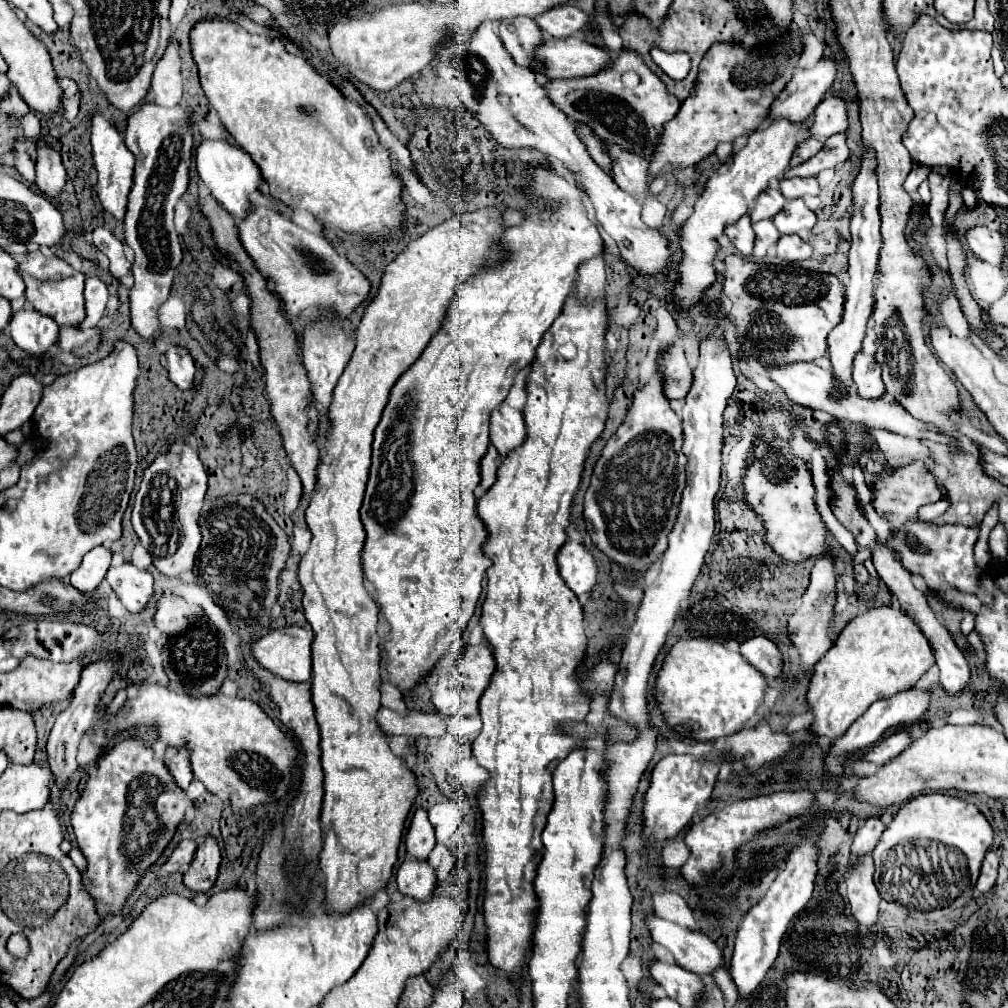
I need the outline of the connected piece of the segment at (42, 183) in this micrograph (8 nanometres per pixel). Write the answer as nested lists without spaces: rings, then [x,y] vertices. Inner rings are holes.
[[[50,140],[38,142],[38,160],[36,160],[36,186],[40,192],[56,200],[66,184],[66,170],[62,166],[60,154],[56,150],[50,150]]]

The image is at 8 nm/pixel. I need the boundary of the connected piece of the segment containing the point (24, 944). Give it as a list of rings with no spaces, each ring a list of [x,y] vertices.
[[[20,932],[8,939],[7,949],[15,958],[24,959],[29,953],[29,943],[22,932]]]

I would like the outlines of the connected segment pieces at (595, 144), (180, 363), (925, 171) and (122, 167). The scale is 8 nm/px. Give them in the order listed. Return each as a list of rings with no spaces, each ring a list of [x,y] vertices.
[[[576,124],[578,128],[580,128],[580,134],[582,134],[582,140],[584,140],[584,144],[586,144],[586,148],[588,148],[588,152],[590,152],[590,156],[598,162],[598,166],[602,168],[602,170],[606,170],[608,172],[608,166],[610,166],[610,158],[608,158],[608,154],[606,154],[606,150],[602,150],[602,144],[600,144],[600,140],[592,134],[592,130],[588,128],[588,126],[582,126],[582,124]]]
[[[174,346],[174,348],[170,348],[166,352],[166,358],[168,358],[168,374],[170,374],[170,380],[180,390],[190,390],[194,386],[194,372],[196,372],[196,366],[194,366],[192,356],[184,348]]]
[[[914,164],[912,172],[908,174],[908,178],[906,178],[906,182],[904,182],[904,190],[906,190],[908,194],[916,194],[918,186],[928,178],[928,174],[930,174],[930,168],[928,168],[928,166]]]
[[[102,114],[92,116],[92,156],[94,156],[94,166],[98,170],[98,198],[102,206],[112,212],[112,216],[122,222],[124,212],[126,212],[126,194],[130,192],[132,186],[132,174],[134,174],[134,154],[126,148],[122,134],[118,128]]]

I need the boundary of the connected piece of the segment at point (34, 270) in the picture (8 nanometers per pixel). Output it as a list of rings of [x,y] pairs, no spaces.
[[[28,252],[24,260],[20,260],[20,274],[26,284],[26,300],[28,304],[54,318],[60,326],[78,326],[82,322],[84,314],[84,274],[72,270],[64,260],[60,258],[46,258],[42,252]]]

